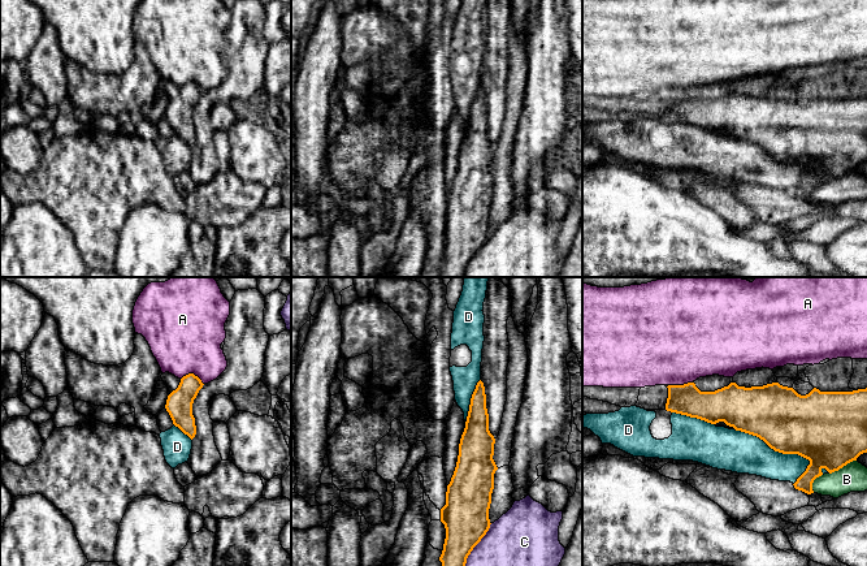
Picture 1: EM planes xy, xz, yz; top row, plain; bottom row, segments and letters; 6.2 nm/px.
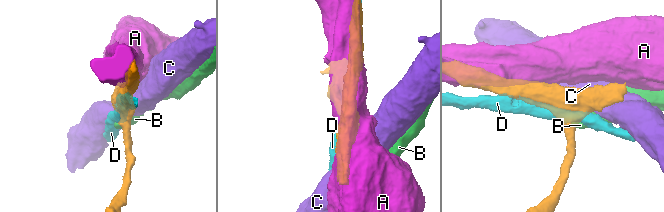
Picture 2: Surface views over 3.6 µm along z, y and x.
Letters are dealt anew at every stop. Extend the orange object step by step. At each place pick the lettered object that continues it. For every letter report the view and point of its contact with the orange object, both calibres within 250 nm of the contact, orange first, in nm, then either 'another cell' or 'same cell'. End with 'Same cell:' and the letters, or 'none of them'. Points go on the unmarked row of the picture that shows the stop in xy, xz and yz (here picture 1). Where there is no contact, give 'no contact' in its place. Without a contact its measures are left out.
A: contact xy (193, 82); calibres 160 and 460 nm; another cell
B: contact yz (842, 175); calibres 460 and 180 nm; another cell
C: contact xz (476, 253); calibres 280 and 480 nm; another cell
D: contact yz (774, 158); calibres 380 and 260 nm; another cell
Same cell: none of them

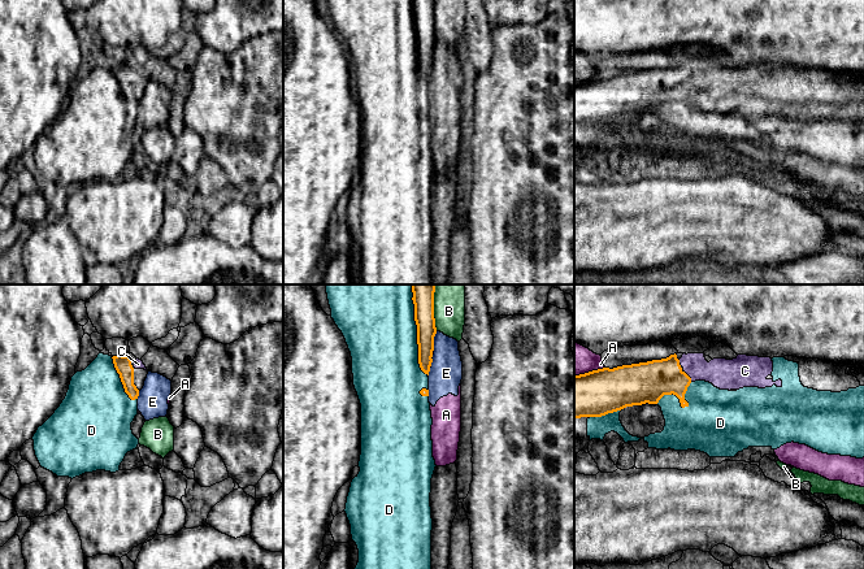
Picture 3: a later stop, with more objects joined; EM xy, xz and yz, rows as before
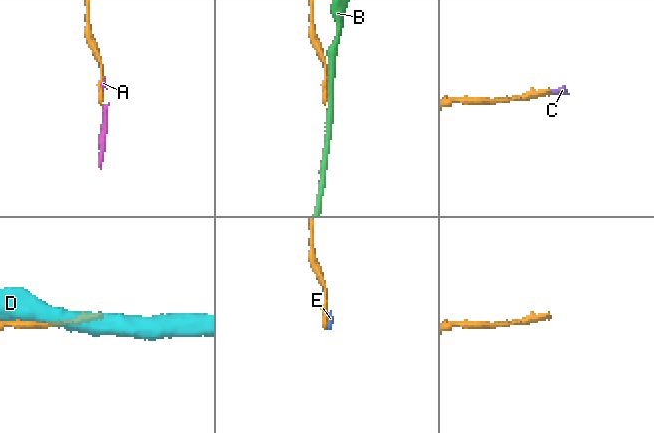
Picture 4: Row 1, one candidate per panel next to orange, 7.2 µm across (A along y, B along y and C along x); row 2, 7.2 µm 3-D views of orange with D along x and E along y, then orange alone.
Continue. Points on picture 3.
A: contact yz (589, 81); calibres 280 and 190 nm; another cell
B: contact xz (433, 20); calibres 130 and 190 nm; another cell
C: contact yz (687, 85); calibres 240 and 190 nm; same cell
D: contact xz (417, 43); calibres 130 and 440 nm; another cell
E: contact xz (433, 50); calibres 130 and 200 nm; another cell
Same cell: C

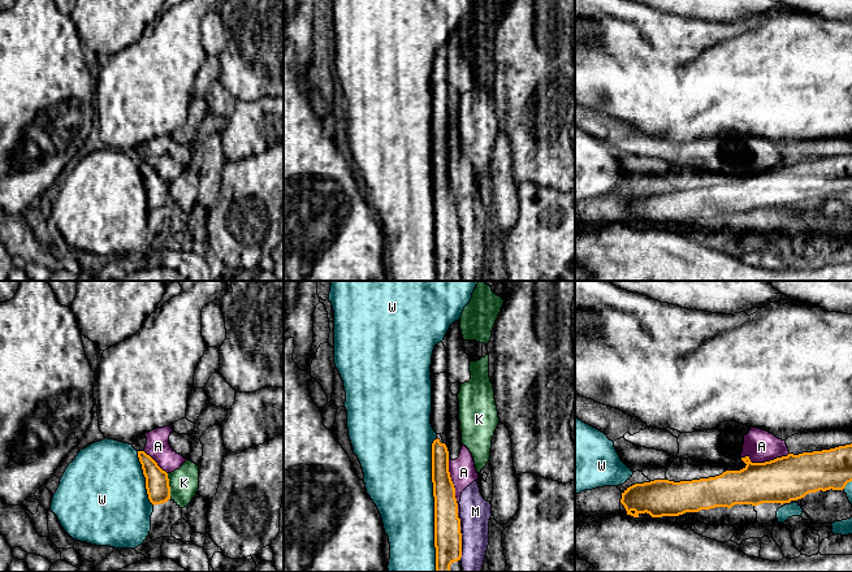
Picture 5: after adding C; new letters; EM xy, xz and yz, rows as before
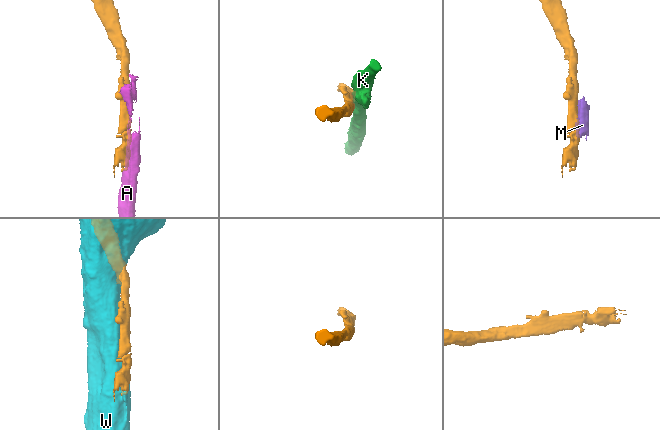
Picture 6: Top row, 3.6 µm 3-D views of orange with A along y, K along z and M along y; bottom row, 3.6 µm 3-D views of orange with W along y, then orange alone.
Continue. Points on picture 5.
A: contact xz (454, 198); calibres 160 and 160 nm; another cell
K: contact xy (168, 194); calibres 140 and 180 nm; another cell
M: contact xz (461, 245); calibres 180 and 190 nm; another cell
W: contact xz (435, 213); calibres 180 and 380 nm; another cell
Same cell: none of them

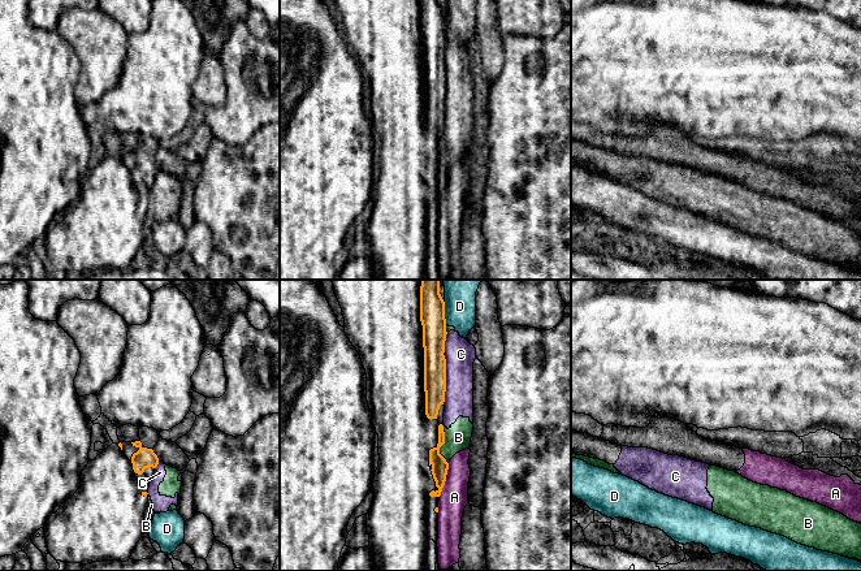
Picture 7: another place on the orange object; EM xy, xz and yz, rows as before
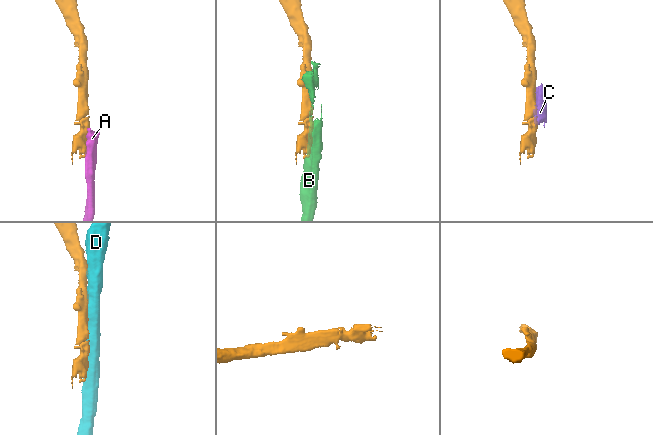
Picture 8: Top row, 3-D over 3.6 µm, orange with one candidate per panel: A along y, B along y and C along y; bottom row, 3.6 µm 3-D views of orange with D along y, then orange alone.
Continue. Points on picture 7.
A: contact xz (445, 189); calibres 100 and 180 nm; another cell
B: contact xz (444, 151); calibres 100 and 160 nm; another cell
C: contact xz (445, 89); calibres 140 and 180 nm; another cell
D: contact xz (444, 22); calibres 160 and 190 nm; another cell
Same cell: none of them

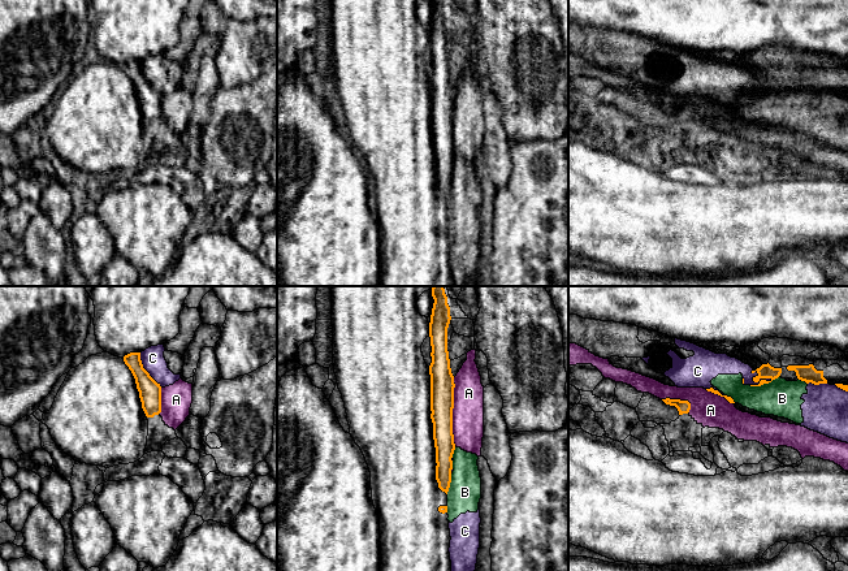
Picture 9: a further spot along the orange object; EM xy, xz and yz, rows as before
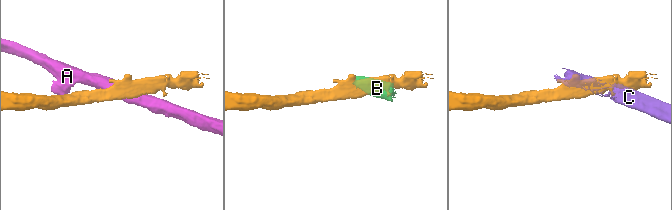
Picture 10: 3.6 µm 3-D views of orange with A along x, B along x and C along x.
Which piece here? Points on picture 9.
A: contact xz (451, 120); calibres 150 and 190 nm; another cell
B: contact yz (764, 91); calibres 90 and 240 nm; another cell
C: contact yz (756, 90); calibres 90 and 130 nm; another cell
Same cell: none of them

